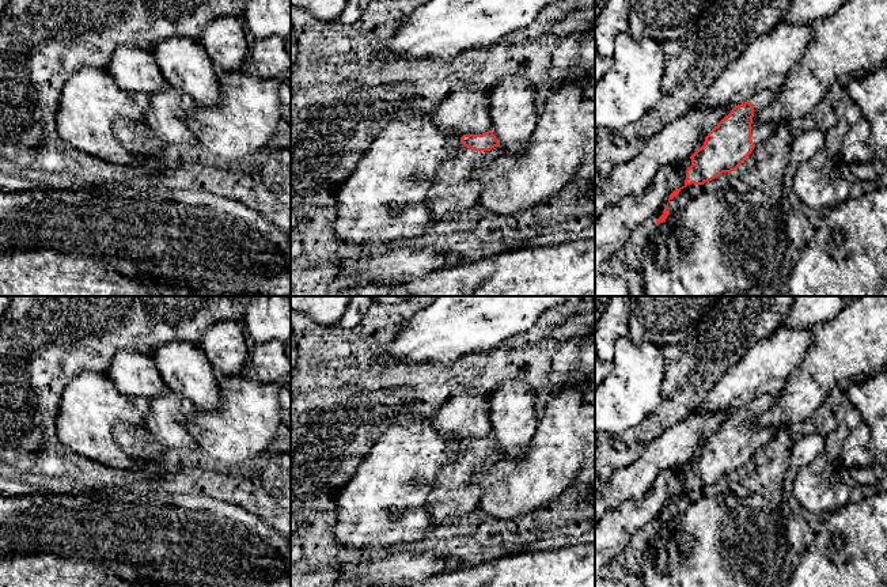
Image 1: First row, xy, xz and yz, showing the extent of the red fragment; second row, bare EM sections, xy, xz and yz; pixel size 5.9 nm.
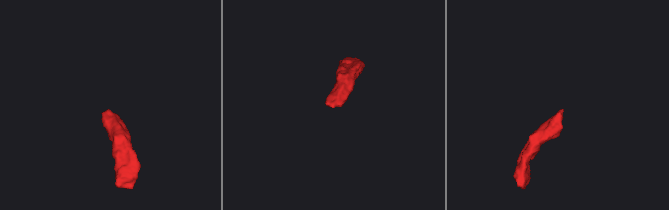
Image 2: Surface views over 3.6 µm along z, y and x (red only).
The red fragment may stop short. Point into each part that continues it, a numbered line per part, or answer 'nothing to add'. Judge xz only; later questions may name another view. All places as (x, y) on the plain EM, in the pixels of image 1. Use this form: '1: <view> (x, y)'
1: xz (458, 491)

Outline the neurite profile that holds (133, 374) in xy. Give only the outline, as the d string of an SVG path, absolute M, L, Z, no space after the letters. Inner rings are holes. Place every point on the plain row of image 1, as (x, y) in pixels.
M121 351L113 359L107 376L115 389L126 397L141 397L151 401L168 391L152 355Z

